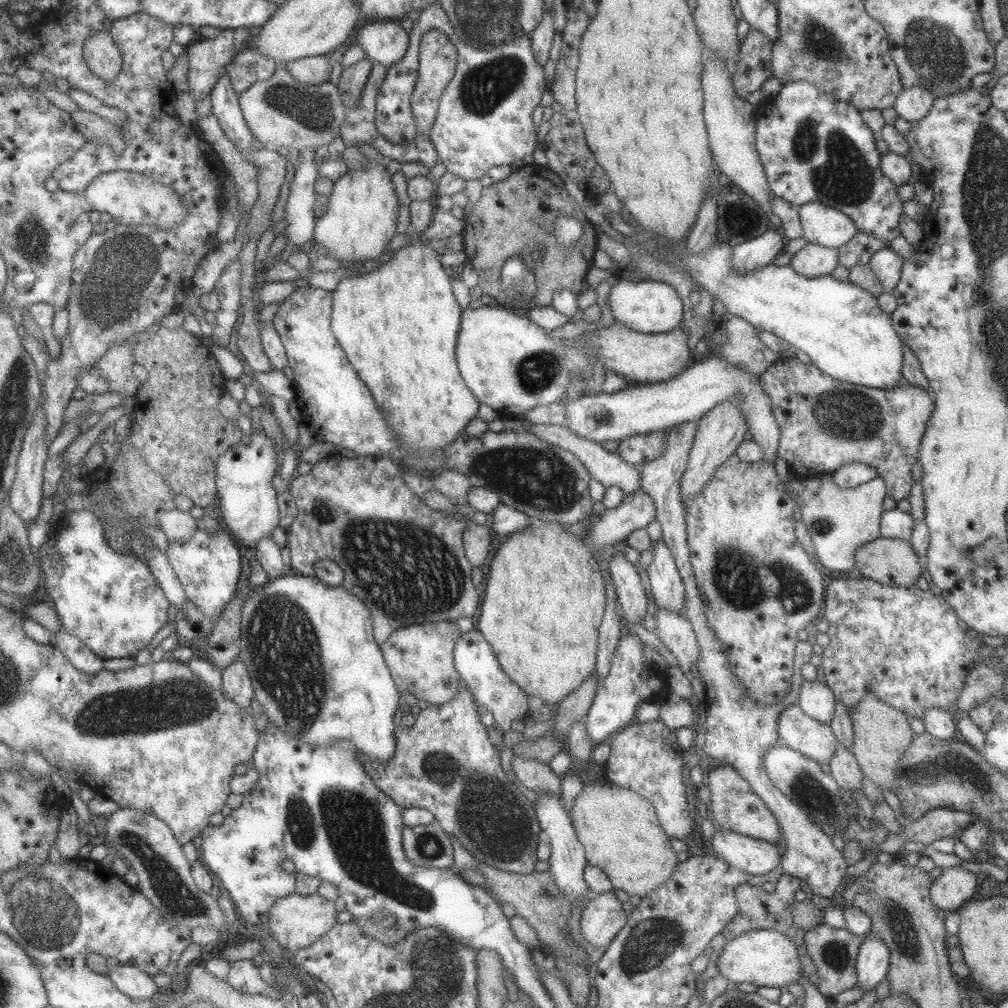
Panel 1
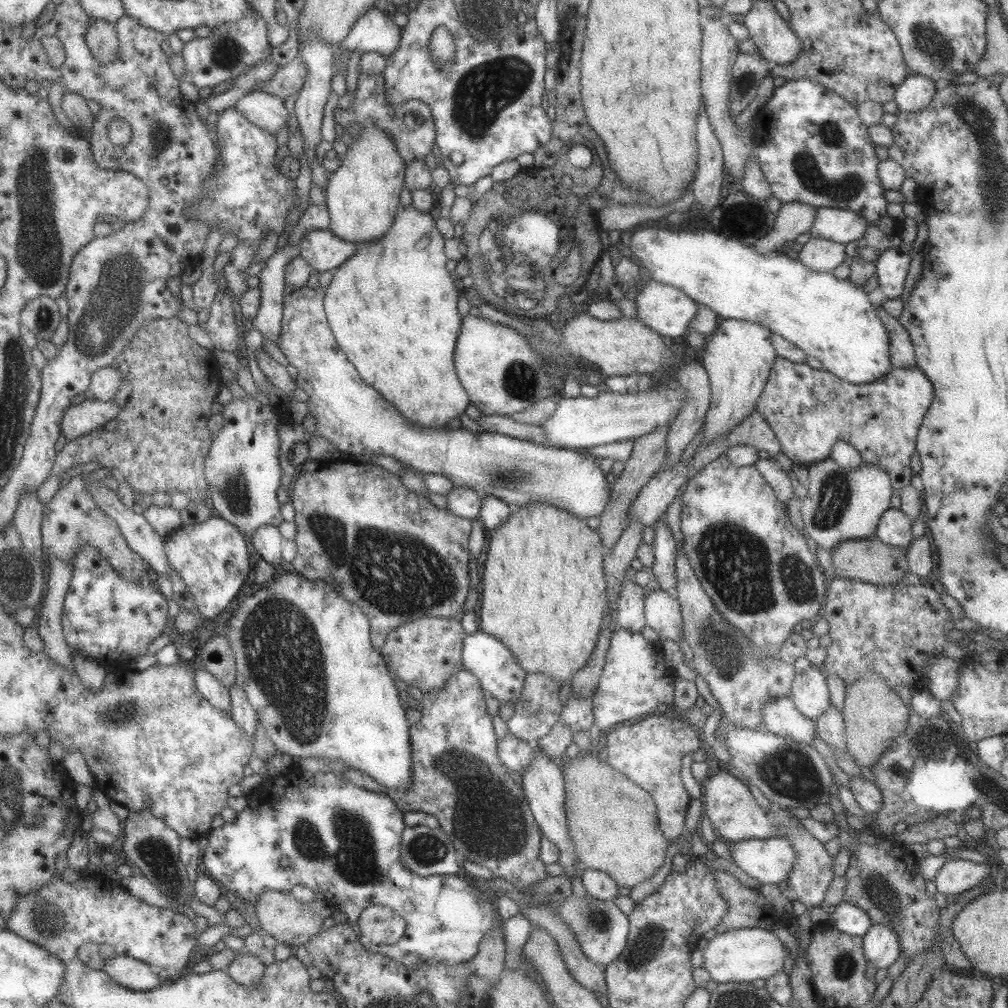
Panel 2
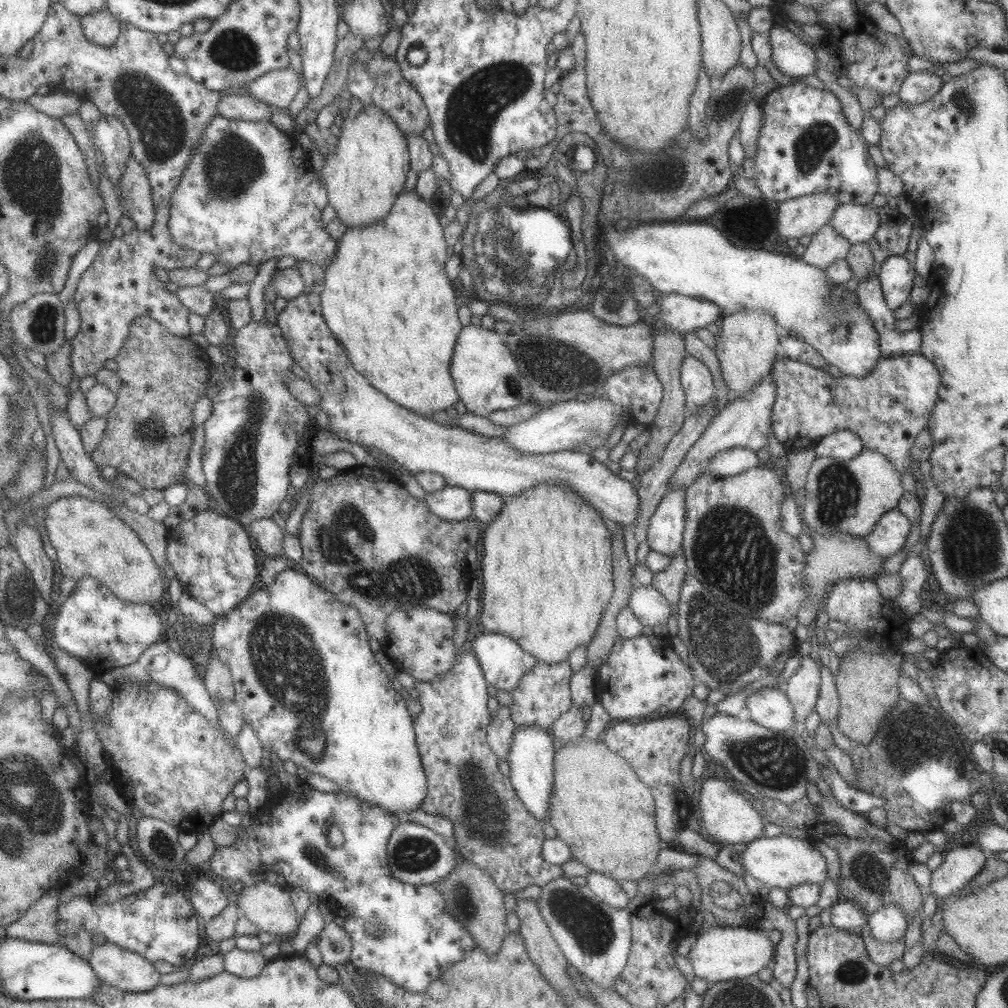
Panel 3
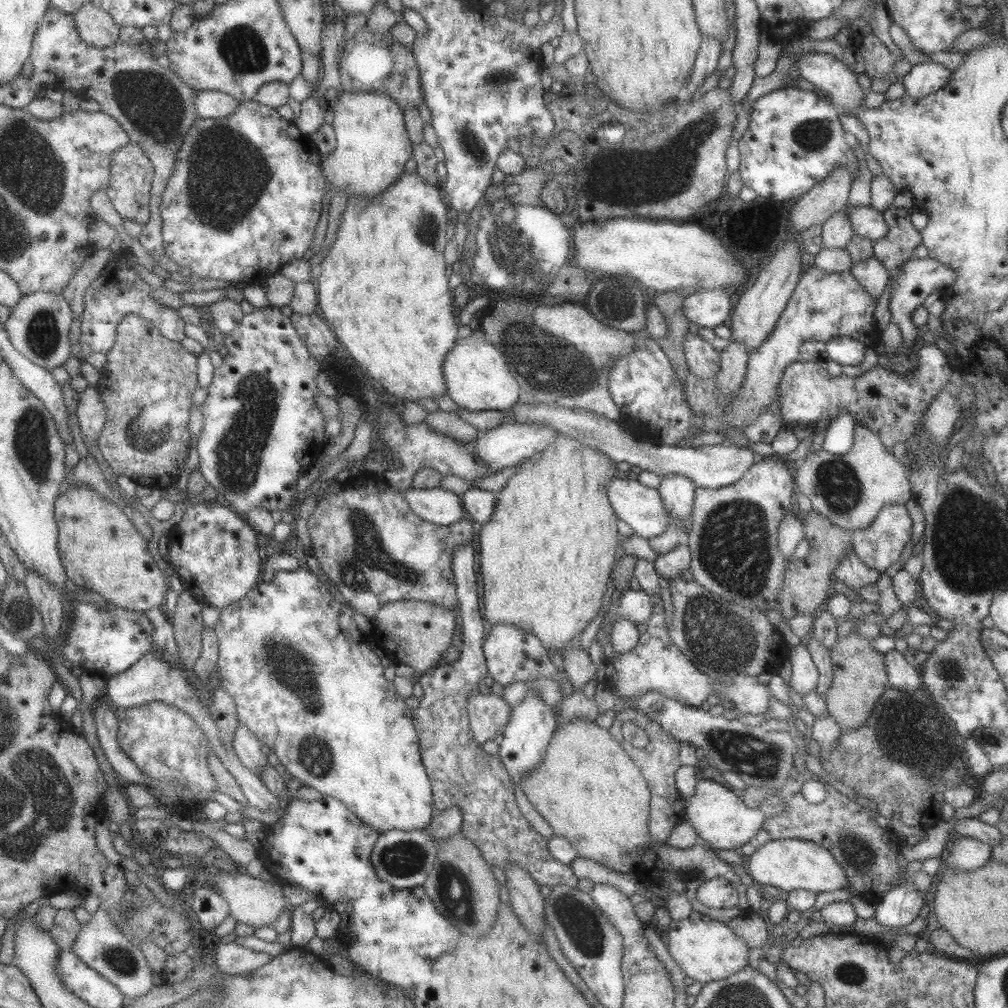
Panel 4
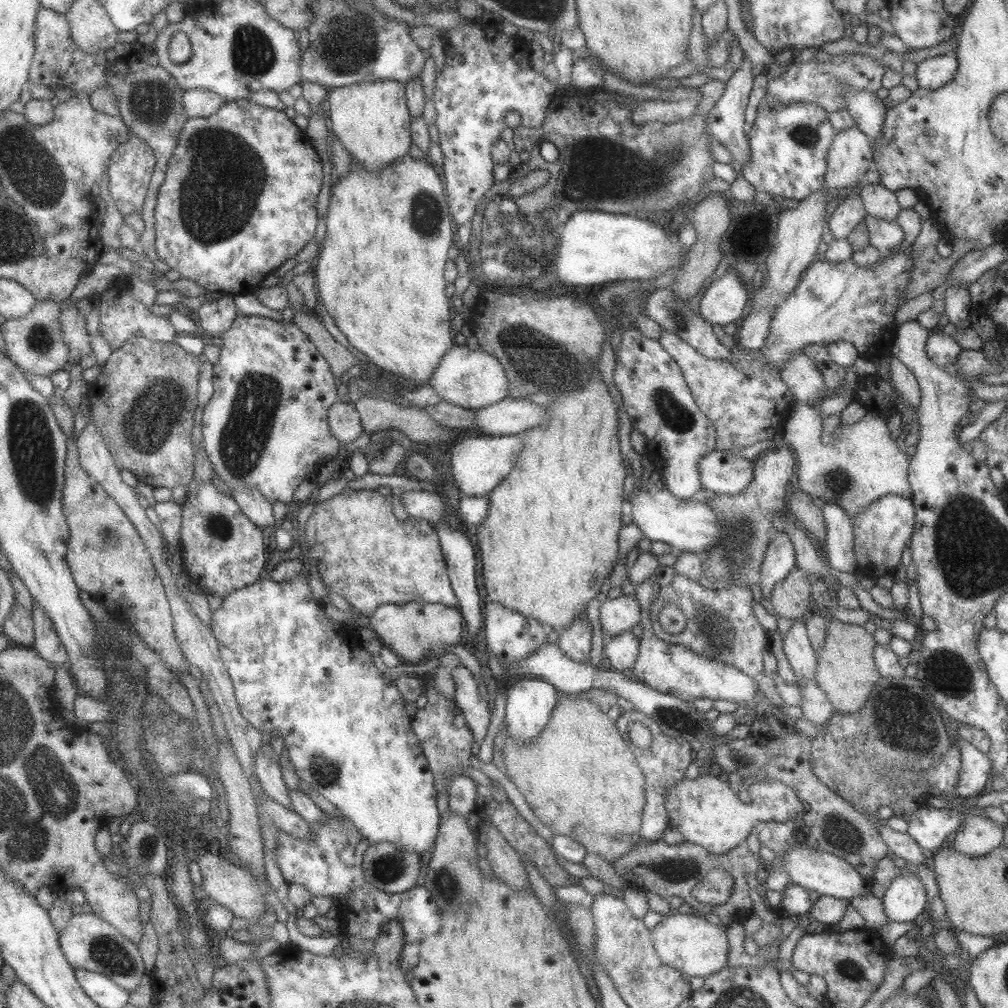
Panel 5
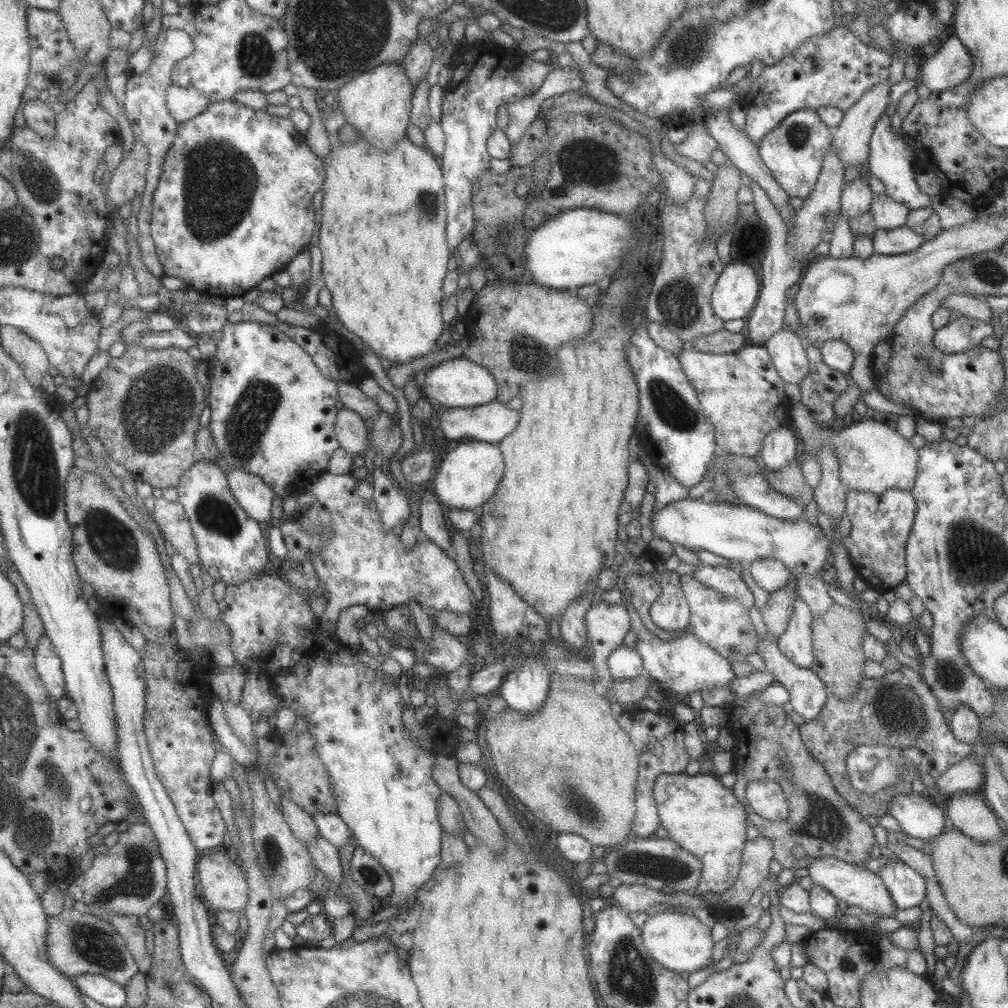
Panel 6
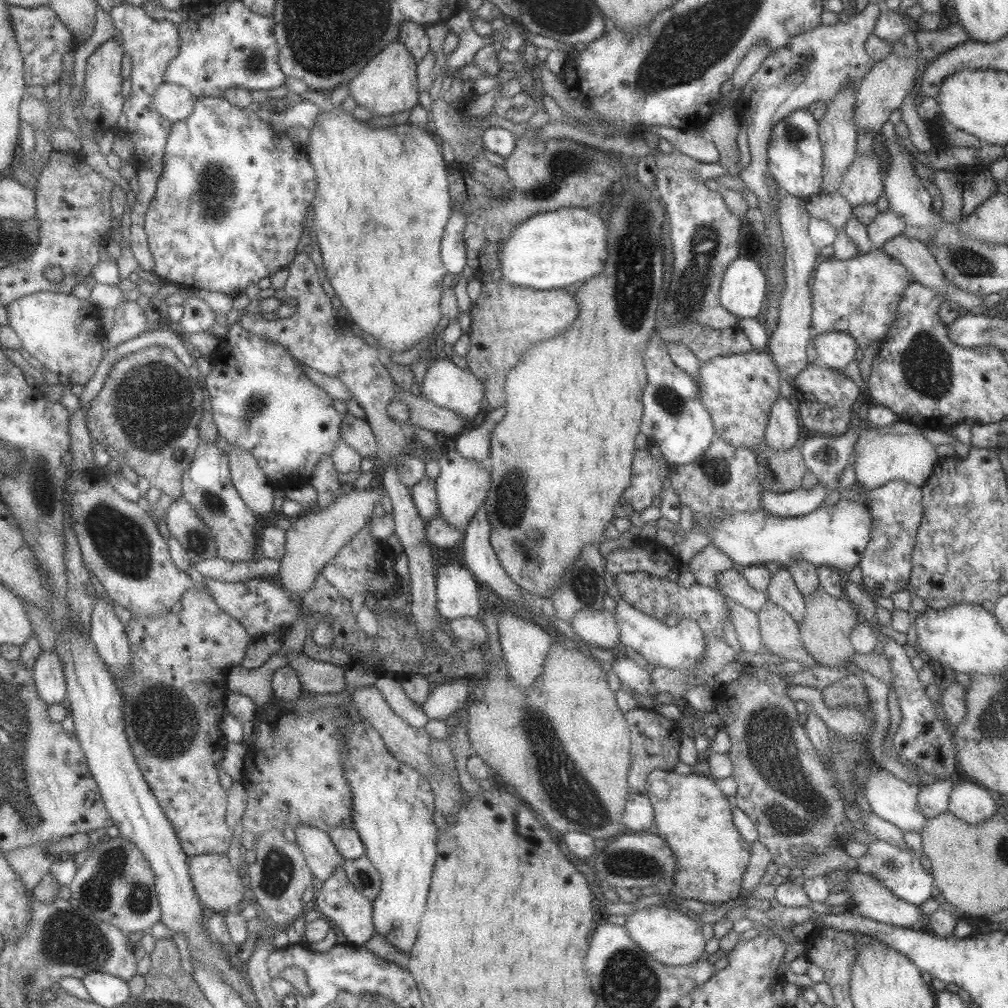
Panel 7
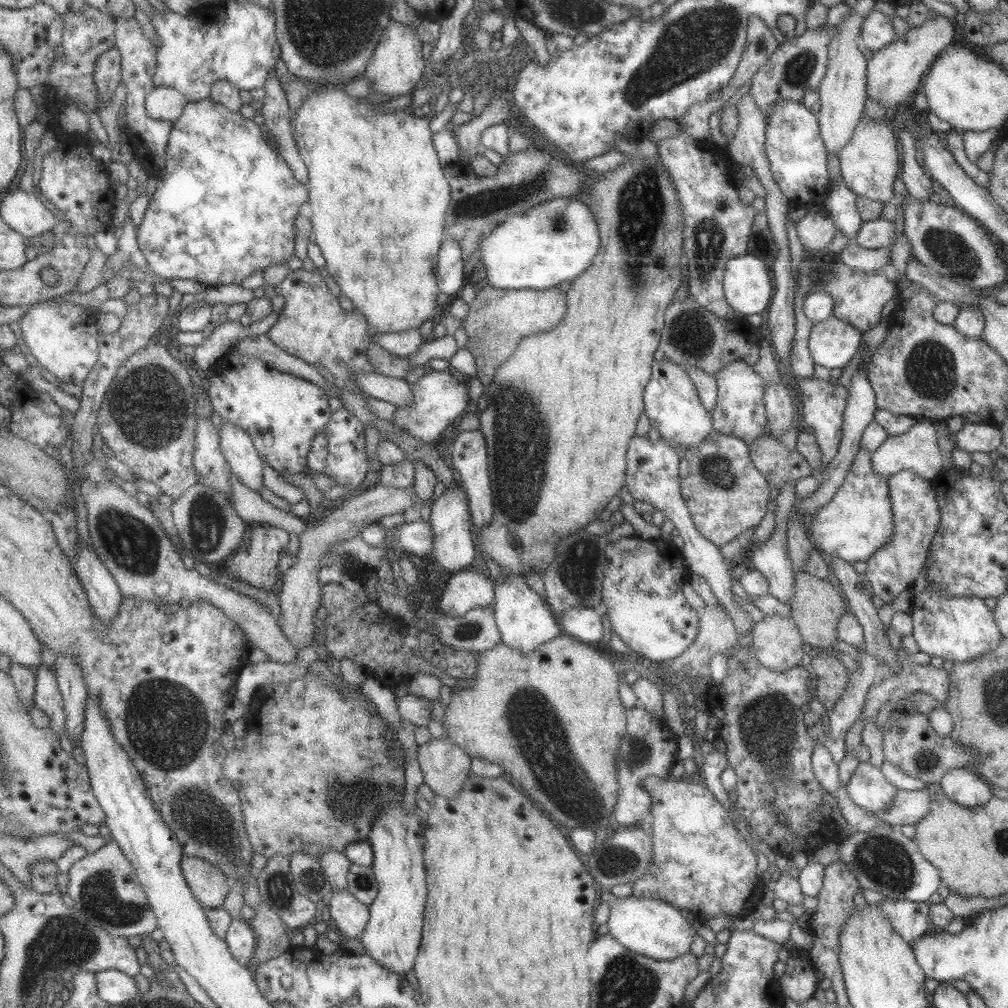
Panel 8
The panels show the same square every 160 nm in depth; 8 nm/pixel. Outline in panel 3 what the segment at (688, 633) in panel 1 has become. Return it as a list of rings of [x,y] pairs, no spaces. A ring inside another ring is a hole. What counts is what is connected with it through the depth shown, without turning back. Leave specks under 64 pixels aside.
[[[636,584],[628,596],[626,605],[643,626],[665,624],[672,613],[672,608],[665,597],[651,584]]]

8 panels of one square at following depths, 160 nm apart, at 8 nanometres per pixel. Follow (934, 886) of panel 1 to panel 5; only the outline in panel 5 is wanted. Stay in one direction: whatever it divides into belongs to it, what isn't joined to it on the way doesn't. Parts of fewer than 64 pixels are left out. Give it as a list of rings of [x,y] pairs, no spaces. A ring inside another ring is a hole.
[[[964,814],[962,825],[955,831],[953,850],[965,856],[983,856],[1001,845],[1001,825],[977,815]]]

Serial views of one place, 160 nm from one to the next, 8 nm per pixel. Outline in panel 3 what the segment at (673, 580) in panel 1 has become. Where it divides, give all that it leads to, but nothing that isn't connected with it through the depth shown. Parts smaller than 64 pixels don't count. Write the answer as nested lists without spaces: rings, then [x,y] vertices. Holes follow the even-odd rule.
[[[684,487],[667,489],[647,519],[646,541],[650,550],[671,557],[679,552],[685,520]]]

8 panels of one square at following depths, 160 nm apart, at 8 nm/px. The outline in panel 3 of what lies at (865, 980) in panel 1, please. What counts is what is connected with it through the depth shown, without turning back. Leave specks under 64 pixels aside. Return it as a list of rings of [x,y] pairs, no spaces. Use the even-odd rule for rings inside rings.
[[[882,906],[867,919],[871,936],[880,943],[898,942],[907,930],[907,919],[898,906]]]

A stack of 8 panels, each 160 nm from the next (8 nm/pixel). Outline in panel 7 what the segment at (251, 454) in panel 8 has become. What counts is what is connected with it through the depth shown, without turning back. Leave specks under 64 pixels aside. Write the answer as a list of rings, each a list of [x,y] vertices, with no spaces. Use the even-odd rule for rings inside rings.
[[[229,444],[230,479],[247,508],[257,517],[273,510],[273,491],[268,478],[246,450]]]

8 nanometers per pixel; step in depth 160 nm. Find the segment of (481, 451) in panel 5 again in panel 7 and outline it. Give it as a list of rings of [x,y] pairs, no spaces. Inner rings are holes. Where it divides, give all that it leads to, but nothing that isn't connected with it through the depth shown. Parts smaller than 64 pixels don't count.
[[[449,451],[438,458],[439,474],[434,479],[436,490],[436,501],[438,506],[438,516],[453,525],[455,528],[464,529],[472,516],[484,504],[488,488],[491,484],[491,475],[487,462],[477,464],[461,458],[457,452]]]

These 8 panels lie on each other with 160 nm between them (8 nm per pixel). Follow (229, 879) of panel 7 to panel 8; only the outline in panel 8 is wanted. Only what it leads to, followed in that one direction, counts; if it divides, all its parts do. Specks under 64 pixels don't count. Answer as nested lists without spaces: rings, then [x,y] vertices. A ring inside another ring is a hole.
[[[182,855],[180,867],[195,900],[205,909],[221,907],[230,887],[223,871],[202,858]]]

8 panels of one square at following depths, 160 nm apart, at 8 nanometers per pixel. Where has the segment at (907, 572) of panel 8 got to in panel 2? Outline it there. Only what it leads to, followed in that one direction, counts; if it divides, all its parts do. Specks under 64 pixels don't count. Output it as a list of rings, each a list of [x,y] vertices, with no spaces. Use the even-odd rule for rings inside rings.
[[[889,507],[879,519],[877,523],[877,537],[883,544],[906,548],[912,541],[912,522],[901,511]]]

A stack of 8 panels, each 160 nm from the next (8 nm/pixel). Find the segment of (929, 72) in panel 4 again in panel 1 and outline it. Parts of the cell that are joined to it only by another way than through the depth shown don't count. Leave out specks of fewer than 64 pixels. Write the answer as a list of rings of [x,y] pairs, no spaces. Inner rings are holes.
[[[911,86],[899,92],[892,107],[899,118],[911,123],[921,120],[928,113],[934,99],[928,90],[920,86]]]

